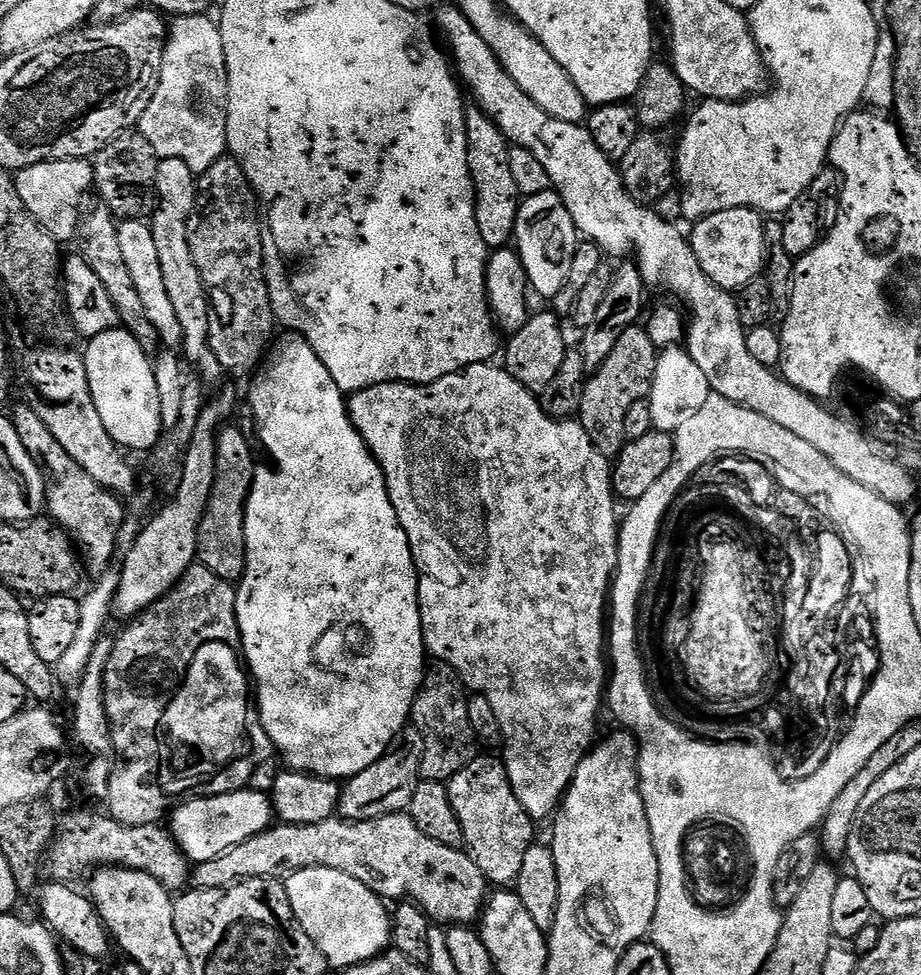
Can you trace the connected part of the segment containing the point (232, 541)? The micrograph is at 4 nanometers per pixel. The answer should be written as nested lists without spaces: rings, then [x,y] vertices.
[[[224,426],[217,438],[217,472],[214,474],[214,486],[206,506],[204,517],[198,530],[197,557],[199,563],[206,565],[218,578],[239,582],[244,578],[246,570],[246,526],[244,519],[247,516],[248,496],[252,493],[252,479],[258,467],[258,461],[252,457],[252,448],[249,437],[242,434],[236,426]]]

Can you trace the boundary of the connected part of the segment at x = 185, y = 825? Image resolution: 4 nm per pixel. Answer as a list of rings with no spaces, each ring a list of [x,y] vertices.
[[[241,790],[221,796],[196,796],[175,805],[171,813],[170,831],[180,849],[193,865],[210,862],[218,854],[246,842],[254,834],[262,834],[274,824],[274,807],[269,793]]]

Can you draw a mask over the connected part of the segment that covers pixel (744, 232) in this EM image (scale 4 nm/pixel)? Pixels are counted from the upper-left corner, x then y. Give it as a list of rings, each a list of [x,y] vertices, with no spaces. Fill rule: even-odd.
[[[735,207],[708,215],[693,225],[694,230],[690,232],[689,240],[702,270],[712,282],[723,289],[736,292],[746,282],[761,275],[766,261],[764,223],[761,213],[752,208]]]

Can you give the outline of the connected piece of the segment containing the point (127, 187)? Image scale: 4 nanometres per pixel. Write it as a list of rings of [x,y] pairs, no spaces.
[[[129,130],[115,136],[94,157],[96,170],[95,189],[99,192],[103,207],[109,208],[120,220],[147,221],[157,208],[156,183],[161,159],[154,146],[138,130]]]

